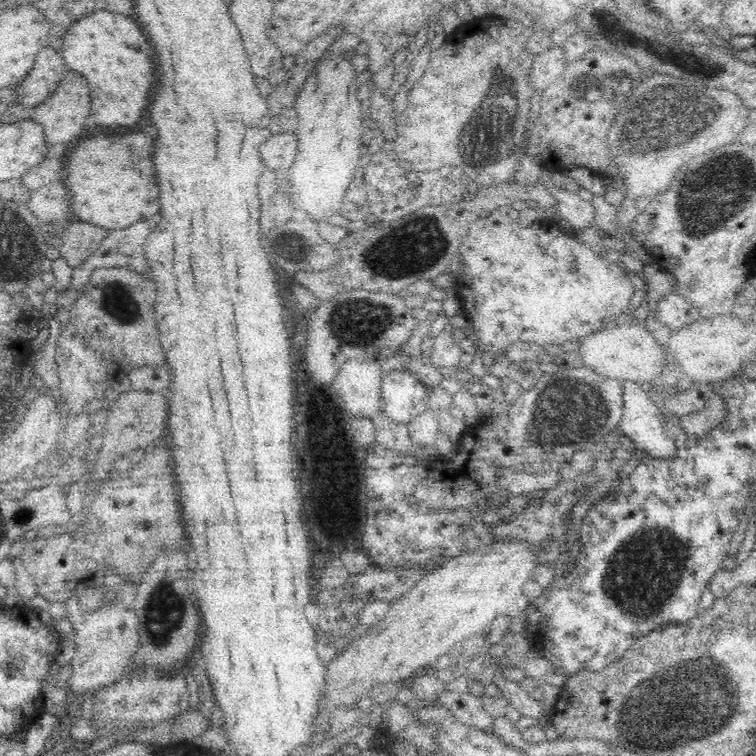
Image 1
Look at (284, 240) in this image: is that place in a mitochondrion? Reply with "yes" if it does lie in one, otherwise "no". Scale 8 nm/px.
no

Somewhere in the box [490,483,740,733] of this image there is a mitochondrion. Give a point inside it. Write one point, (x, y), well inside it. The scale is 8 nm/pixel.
(640, 580)

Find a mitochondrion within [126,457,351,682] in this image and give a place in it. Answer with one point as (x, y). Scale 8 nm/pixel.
(165, 613)

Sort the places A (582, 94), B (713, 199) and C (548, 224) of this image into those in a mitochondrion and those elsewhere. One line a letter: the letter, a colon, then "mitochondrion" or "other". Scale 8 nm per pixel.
A: other
B: mitochondrion
C: other

